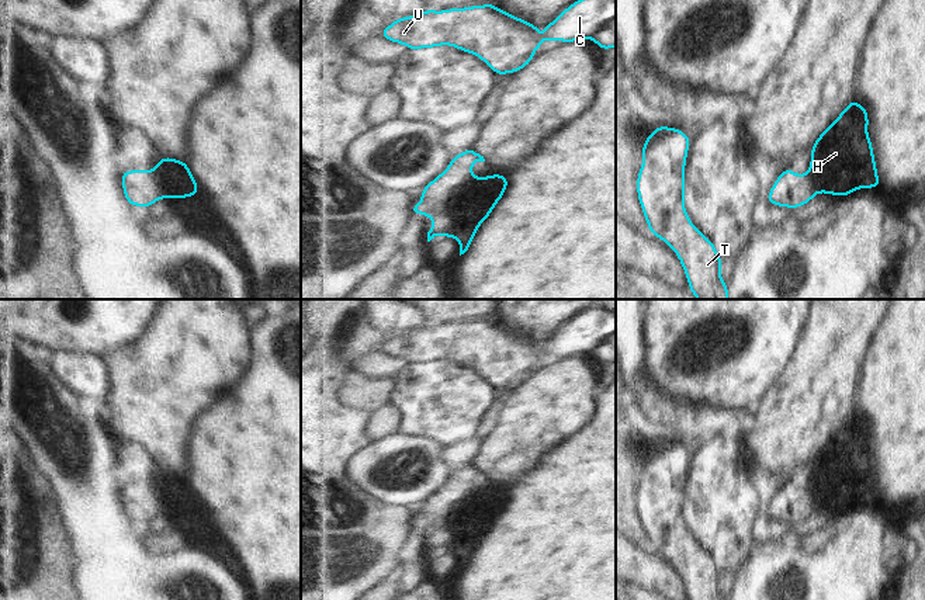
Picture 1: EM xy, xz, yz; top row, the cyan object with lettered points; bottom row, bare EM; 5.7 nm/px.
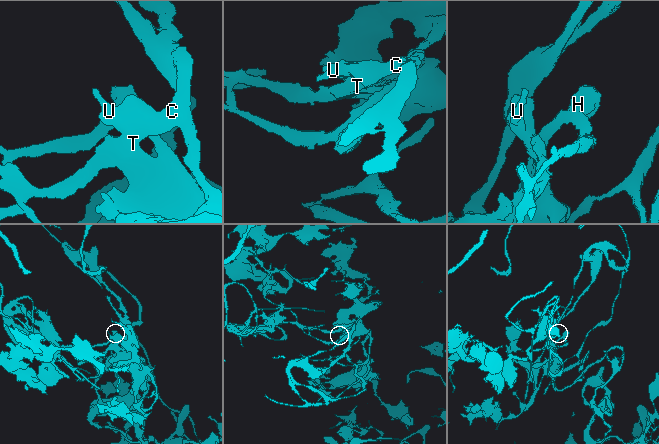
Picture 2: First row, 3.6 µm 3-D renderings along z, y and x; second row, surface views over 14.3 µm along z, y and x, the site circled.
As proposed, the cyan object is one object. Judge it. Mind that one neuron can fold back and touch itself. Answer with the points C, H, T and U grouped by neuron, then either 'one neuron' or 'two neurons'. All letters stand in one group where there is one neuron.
groups C T U / H; two neurons

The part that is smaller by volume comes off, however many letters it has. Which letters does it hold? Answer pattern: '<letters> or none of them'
H

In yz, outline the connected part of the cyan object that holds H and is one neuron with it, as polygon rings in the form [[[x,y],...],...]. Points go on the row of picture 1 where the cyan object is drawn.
[[[852,100],[811,146],[808,177],[818,193],[843,197],[859,188],[877,188],[880,178],[873,145],[867,133],[869,115],[863,104]]]

